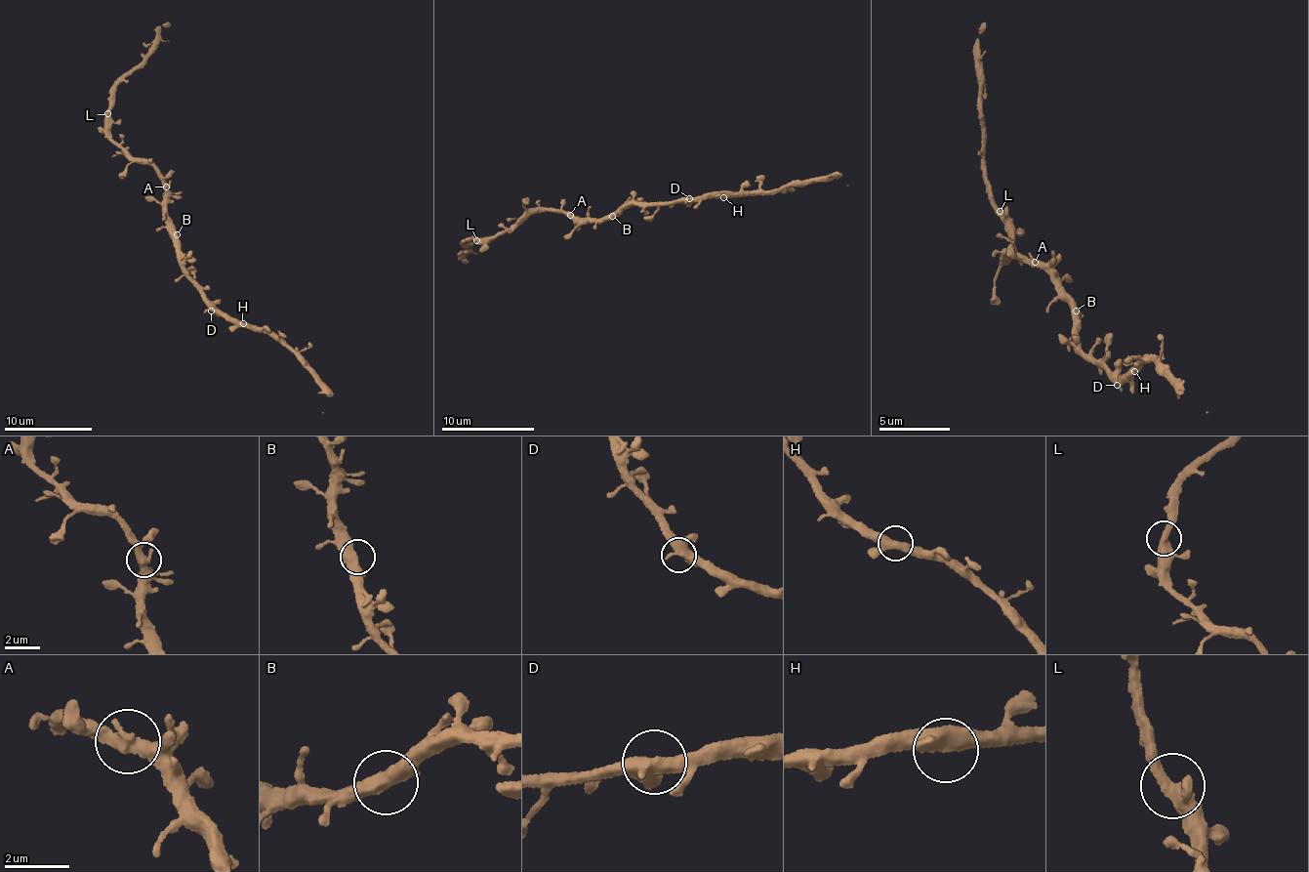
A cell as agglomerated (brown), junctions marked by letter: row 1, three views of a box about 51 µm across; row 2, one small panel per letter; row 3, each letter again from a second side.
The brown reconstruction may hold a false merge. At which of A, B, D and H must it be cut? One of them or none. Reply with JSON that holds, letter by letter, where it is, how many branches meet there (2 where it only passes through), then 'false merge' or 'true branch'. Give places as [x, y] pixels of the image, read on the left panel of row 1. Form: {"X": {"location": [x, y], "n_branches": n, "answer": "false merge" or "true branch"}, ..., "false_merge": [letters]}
{"A": {"location": [166, 186], "n_branches": 2, "answer": "true branch"}, "B": {"location": [177, 234], "n_branches": 2, "answer": "true branch"}, "D": {"location": [211, 311], "n_branches": 3, "answer": "true branch"}, "H": {"location": [243, 323], "n_branches": 2, "answer": "true branch"}, "false_merge": []}

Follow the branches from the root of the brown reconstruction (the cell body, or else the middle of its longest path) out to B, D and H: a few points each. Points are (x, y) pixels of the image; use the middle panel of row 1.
B: (596, 221), (612, 216)
D: (596, 221), (627, 204), (689, 198)
H: (596, 221), (622, 205), (704, 200), (713, 195), (723, 197)

